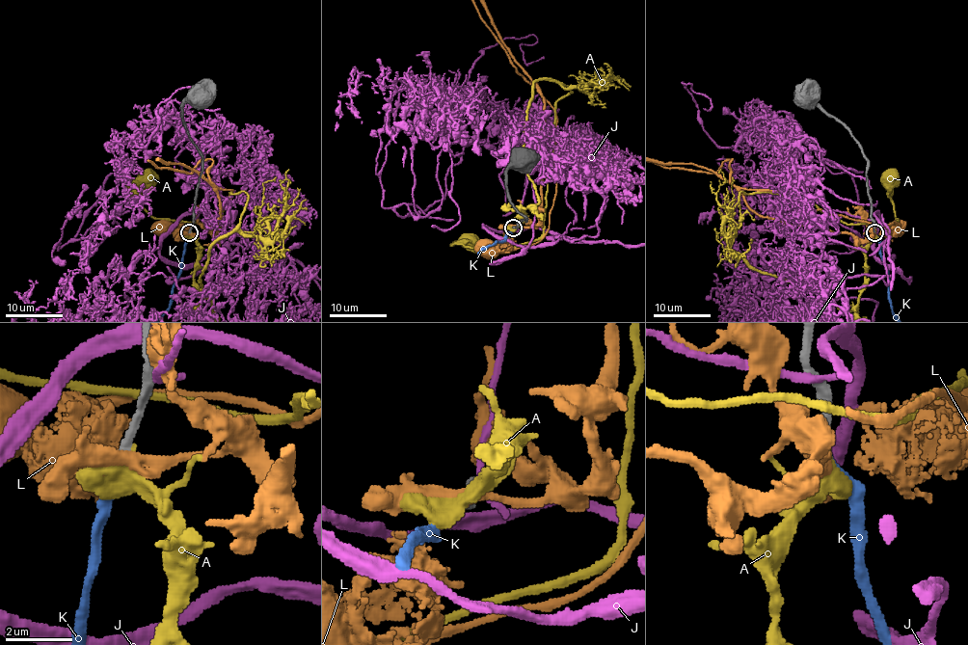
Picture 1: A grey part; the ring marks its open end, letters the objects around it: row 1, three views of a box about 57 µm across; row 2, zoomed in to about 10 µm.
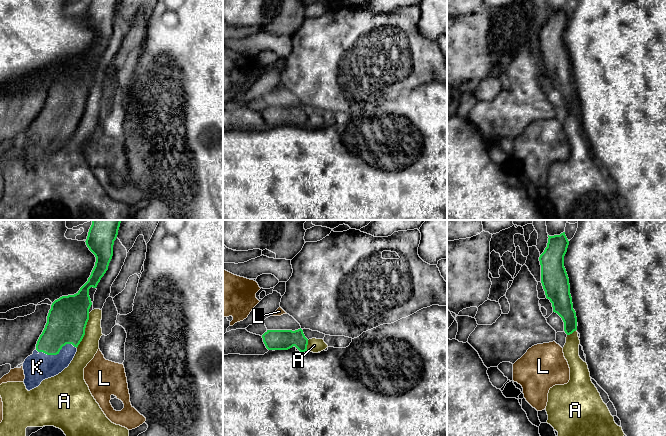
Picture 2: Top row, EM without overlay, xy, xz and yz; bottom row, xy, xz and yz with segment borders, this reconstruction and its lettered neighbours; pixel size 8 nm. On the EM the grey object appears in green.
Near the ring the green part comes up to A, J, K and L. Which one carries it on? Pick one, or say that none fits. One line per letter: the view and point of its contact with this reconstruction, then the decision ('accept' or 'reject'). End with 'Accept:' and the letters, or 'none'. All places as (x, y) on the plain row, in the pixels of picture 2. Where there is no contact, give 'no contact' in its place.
A: contact xy (84, 106); reject
J: no contact; reject
K: contact xy (56, 130); accept
L: no contact; reject
Accept: K

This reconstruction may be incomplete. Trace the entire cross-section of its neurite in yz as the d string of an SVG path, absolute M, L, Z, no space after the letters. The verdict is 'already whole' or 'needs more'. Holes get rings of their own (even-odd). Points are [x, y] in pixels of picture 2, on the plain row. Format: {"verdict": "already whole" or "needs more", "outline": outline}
{"verdict": "already whole", "outline": "M565 8L548 13L547 23L539 33L541 59L546 74L552 79L553 88L562 94L564 107L570 111L577 106L577 93L573 85L569 54L564 43L564 32L569 17Z"}

